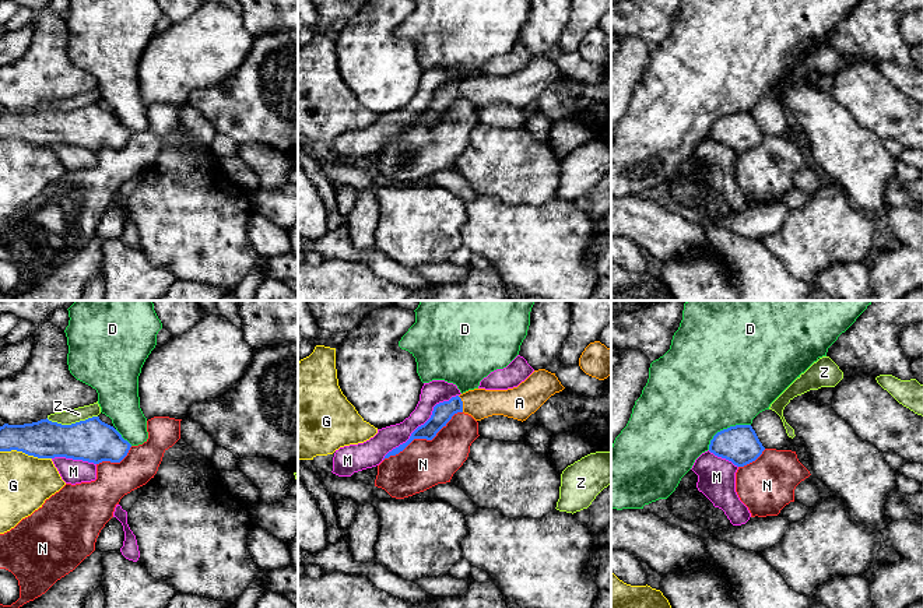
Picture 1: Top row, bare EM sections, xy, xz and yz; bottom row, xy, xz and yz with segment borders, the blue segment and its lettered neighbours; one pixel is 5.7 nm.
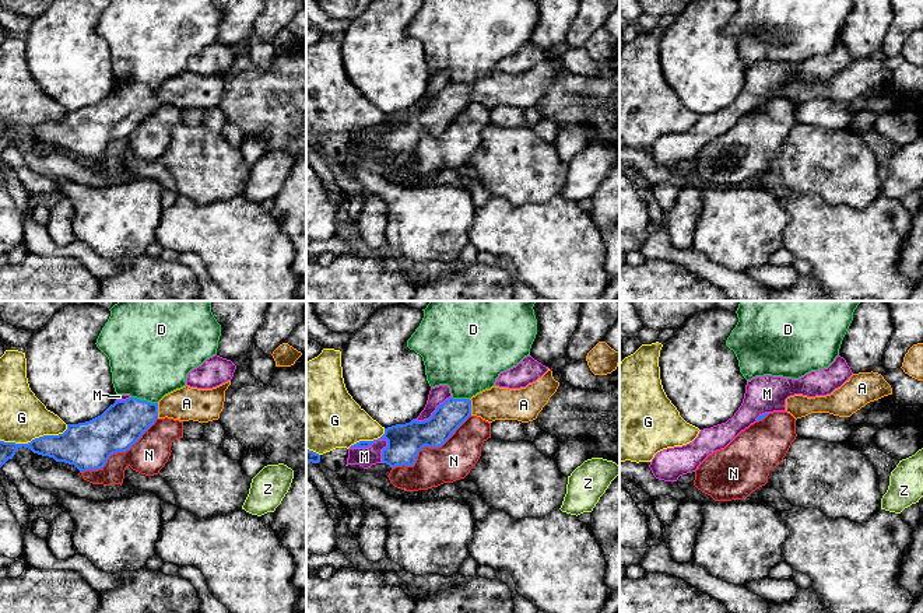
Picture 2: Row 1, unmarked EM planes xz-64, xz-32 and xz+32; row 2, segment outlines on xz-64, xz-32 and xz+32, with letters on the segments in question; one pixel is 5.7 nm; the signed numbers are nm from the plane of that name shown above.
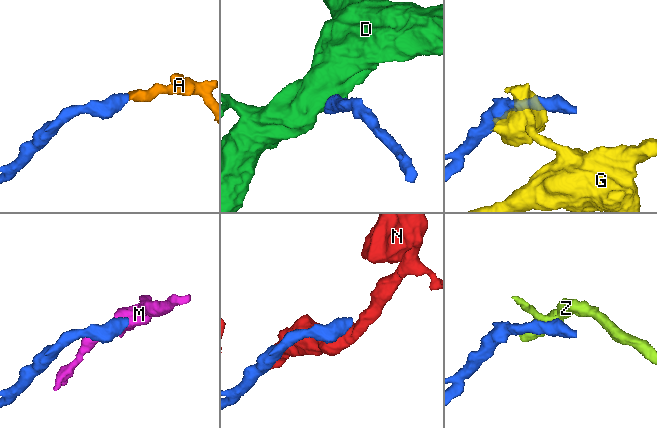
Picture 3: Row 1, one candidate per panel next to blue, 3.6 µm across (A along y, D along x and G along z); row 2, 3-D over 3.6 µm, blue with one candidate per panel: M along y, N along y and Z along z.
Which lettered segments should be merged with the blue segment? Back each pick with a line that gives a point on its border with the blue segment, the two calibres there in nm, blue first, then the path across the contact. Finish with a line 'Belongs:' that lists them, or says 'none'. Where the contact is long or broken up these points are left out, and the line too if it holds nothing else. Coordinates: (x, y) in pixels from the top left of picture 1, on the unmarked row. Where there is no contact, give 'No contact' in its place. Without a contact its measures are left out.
A: Touches blue at xz (462, 91). Thickness 120 nm (blue) against 170 nm
Belongs: A

